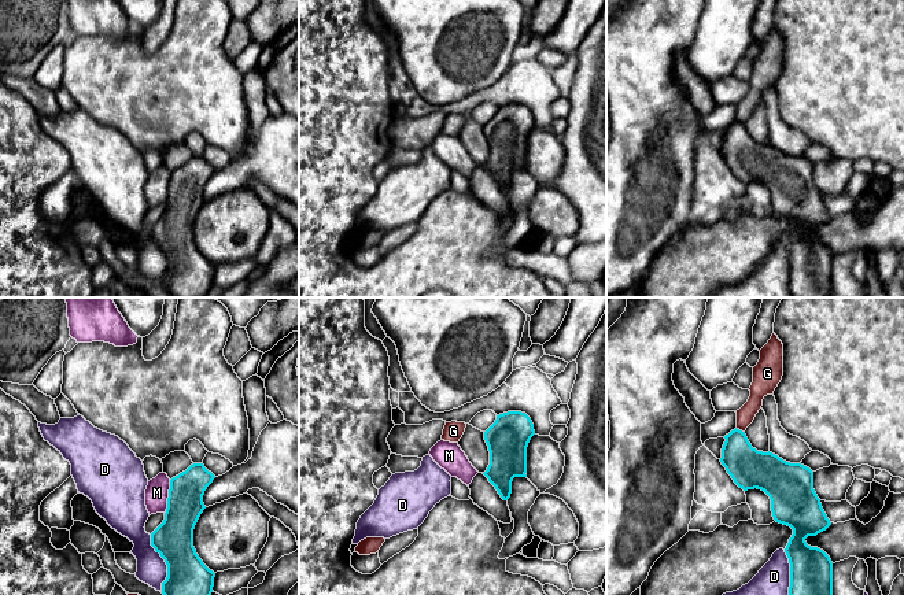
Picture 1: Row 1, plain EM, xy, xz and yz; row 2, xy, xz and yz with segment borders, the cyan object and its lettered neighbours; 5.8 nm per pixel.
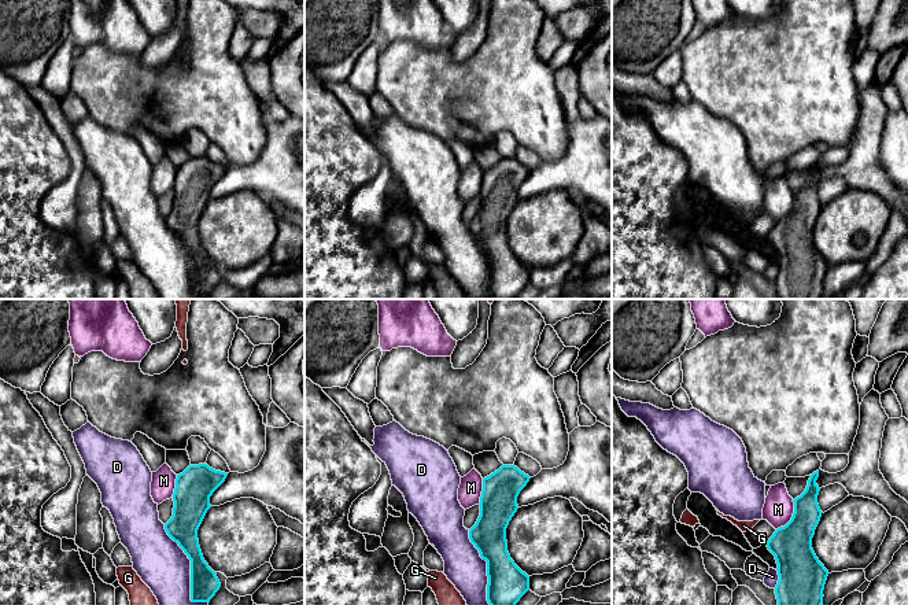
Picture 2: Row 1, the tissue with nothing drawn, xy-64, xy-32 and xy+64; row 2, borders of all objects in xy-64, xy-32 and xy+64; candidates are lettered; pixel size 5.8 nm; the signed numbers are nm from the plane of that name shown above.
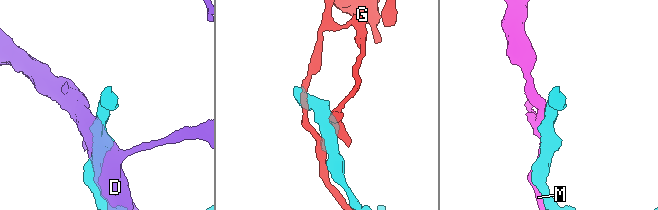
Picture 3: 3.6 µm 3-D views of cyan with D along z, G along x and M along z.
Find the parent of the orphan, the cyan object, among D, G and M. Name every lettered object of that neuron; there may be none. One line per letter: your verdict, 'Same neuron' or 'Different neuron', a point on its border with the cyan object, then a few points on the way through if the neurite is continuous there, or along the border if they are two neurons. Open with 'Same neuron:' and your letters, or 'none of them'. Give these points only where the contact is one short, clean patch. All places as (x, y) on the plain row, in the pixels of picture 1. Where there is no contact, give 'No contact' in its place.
Same neuron: none of them
D: Different neuron. Touches cyan at xy (166, 257)
G: Different neuron. Touches cyan at yz (738, 122)
M: Different neuron. Touches cyan at xy (169, 189)

